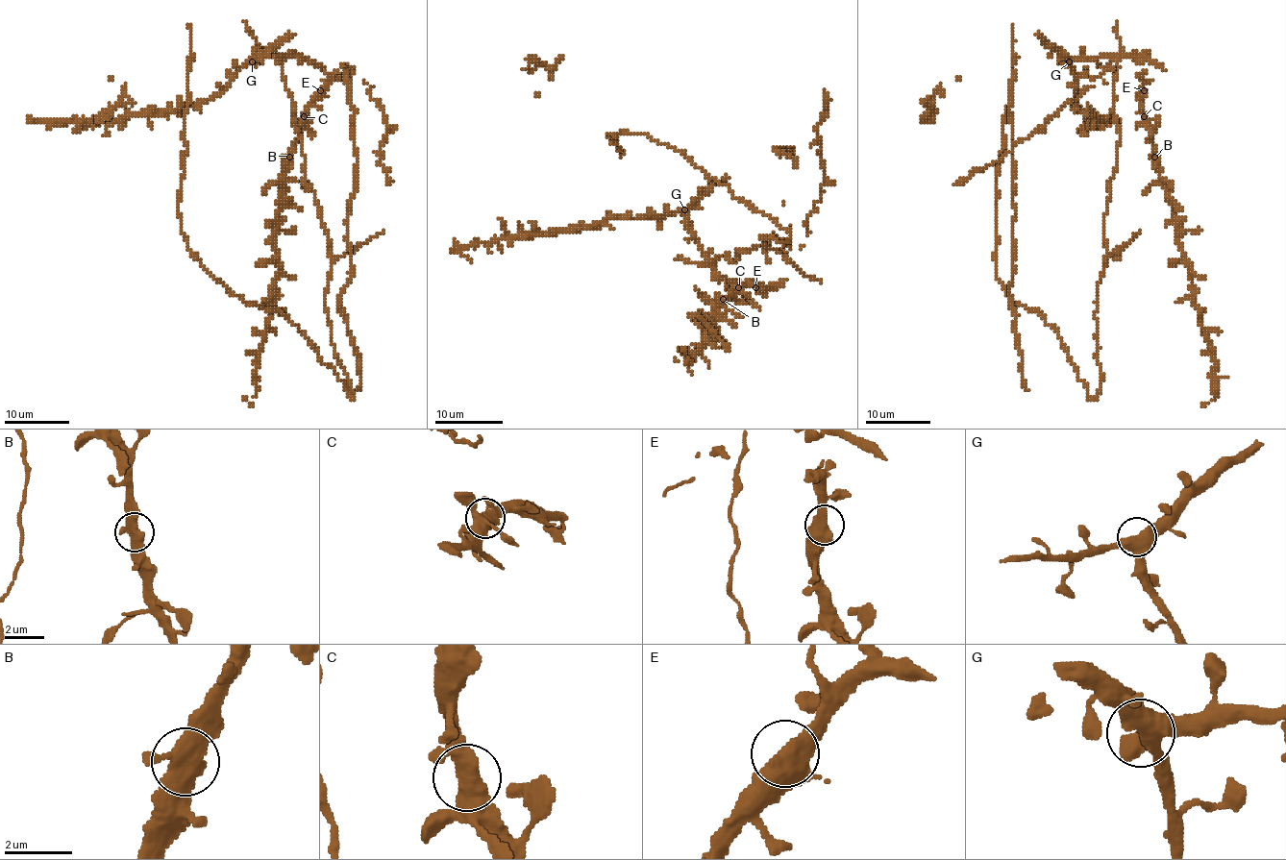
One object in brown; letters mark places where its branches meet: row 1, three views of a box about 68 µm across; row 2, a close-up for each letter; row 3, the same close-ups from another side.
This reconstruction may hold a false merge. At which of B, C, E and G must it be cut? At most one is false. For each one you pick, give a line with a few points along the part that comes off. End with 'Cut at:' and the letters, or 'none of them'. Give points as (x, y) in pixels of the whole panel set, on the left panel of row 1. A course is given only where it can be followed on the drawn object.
Cut at: none of them

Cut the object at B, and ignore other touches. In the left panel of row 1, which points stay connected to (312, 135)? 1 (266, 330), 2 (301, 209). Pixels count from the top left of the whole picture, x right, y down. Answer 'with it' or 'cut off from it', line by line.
1: cut off from it
2: cut off from it

